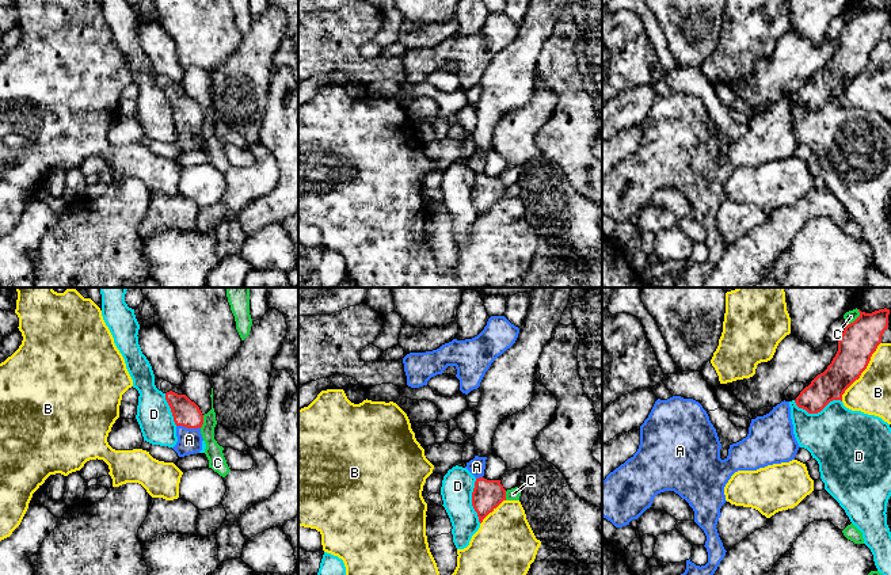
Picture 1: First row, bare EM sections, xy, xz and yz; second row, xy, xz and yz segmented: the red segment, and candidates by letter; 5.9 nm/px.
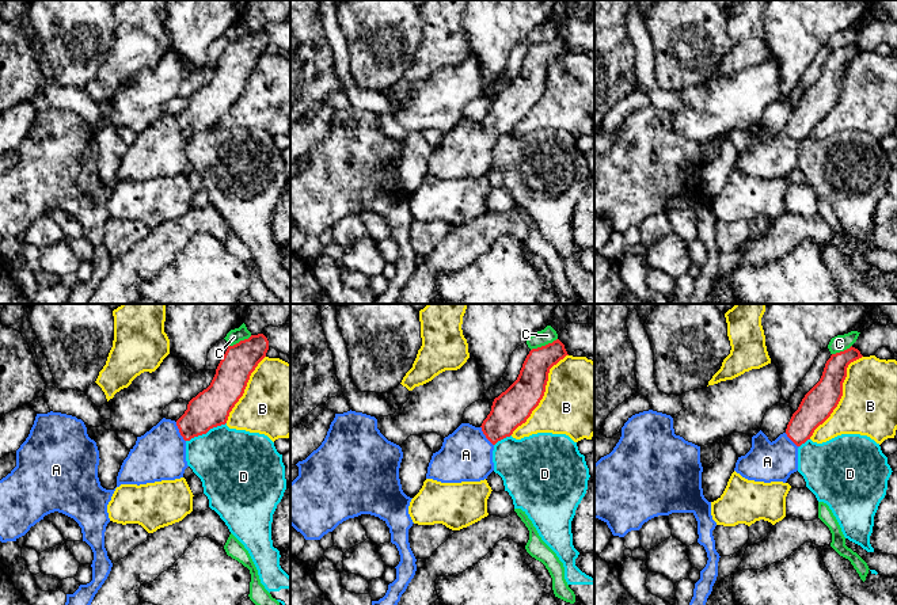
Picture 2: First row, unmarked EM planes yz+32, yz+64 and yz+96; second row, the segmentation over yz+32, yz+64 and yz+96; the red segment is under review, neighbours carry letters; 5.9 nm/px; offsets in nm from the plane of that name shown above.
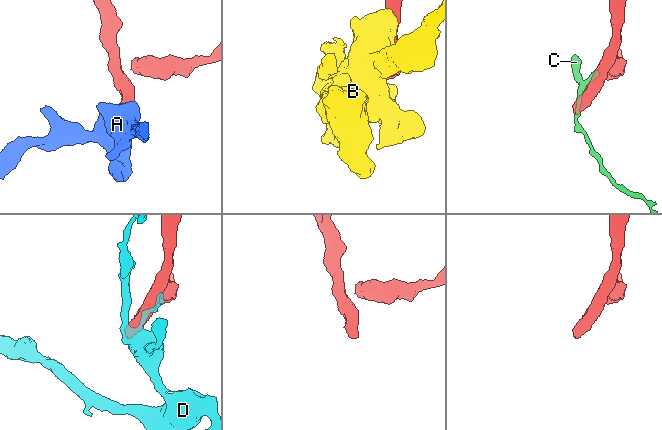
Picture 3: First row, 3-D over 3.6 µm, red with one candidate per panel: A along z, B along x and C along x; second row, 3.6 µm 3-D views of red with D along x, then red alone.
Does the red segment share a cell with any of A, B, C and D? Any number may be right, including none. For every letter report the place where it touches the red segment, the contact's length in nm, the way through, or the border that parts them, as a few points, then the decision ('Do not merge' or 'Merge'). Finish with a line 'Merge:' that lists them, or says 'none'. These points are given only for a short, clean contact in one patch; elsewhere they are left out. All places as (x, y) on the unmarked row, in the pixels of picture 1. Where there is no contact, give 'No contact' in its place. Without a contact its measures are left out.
A: Touches red at xy (189, 124). Shared border 150 nm. Path across: xy (186, 109), (189, 124), (189, 136). Merge
B: Touches red at yz (863, 67). Shared border 420 nm. Do not merge
C: Touches red at yz (856, 15). Shared border 130 nm. Do not merge
D: Touches red at yz (817, 109). Shared border 280 nm. Do not merge
Merge: A

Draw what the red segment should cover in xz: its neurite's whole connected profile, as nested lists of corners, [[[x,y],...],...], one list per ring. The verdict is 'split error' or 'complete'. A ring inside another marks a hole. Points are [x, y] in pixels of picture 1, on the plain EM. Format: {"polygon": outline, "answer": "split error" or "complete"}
{"polygon": [[[475,152],[475,155],[467,159],[465,163],[476,174],[472,189],[472,202],[477,209],[480,220],[503,197],[506,197],[506,186],[500,180],[500,176],[487,176],[483,174],[486,156],[487,153]]], "answer": "split error"}

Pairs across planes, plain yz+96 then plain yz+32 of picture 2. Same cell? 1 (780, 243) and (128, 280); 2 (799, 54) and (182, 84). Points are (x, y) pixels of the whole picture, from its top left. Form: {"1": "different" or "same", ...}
{"1": "same", "2": "different"}

